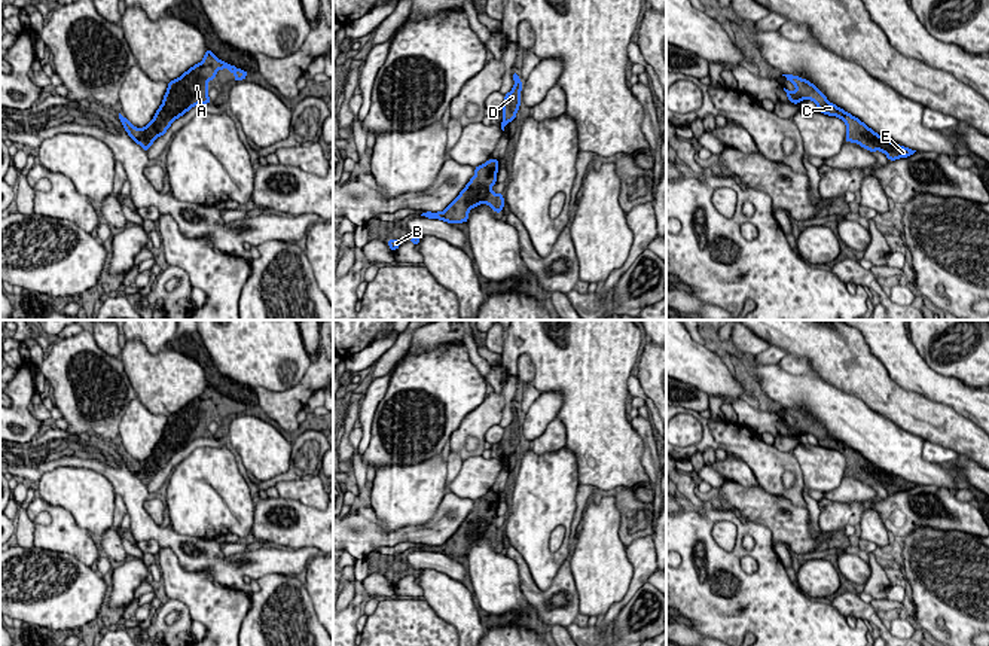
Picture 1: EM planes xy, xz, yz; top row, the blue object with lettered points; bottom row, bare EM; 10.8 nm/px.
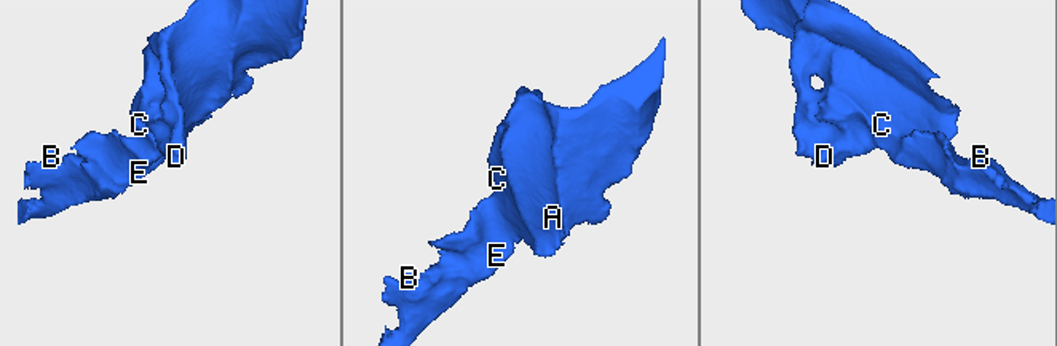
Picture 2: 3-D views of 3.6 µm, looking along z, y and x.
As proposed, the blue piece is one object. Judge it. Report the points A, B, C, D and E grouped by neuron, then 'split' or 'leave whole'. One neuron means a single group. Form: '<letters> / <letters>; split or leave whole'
A B C D E; leave whole

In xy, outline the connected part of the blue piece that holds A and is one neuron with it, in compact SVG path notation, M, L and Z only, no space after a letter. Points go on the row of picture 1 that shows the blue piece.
M207 49L201 63L168 82L162 104L146 127L137 128L119 113L128 135L147 152L153 141L164 135L175 119L198 104L211 103L208 82L216 79L217 71L223 68L235 74L235 82L244 80L248 74L245 70L219 60Z

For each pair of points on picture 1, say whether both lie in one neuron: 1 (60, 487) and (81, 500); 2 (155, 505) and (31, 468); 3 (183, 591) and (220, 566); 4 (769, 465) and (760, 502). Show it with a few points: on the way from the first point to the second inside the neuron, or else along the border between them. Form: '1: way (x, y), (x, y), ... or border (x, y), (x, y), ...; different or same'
1: way (64, 487), (76, 496); same
2: border (150, 496), (145, 503), (145, 511), (159, 526); different
3: border (177, 557), (186, 570), (240, 590); different
4: border (760, 485), (778, 496); different

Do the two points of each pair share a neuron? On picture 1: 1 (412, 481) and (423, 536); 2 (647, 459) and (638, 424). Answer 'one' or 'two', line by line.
1: two
2: one

